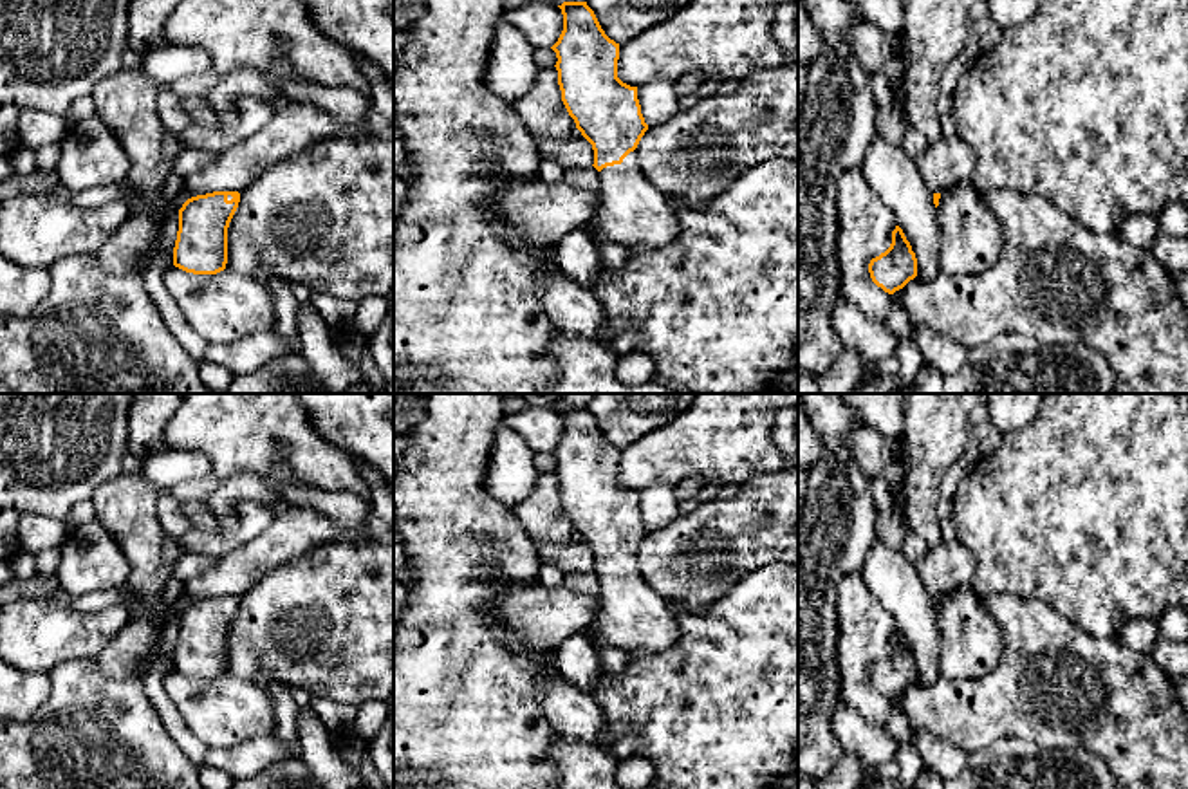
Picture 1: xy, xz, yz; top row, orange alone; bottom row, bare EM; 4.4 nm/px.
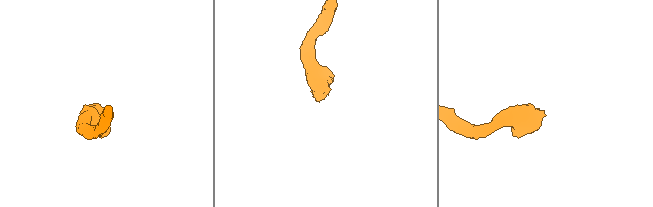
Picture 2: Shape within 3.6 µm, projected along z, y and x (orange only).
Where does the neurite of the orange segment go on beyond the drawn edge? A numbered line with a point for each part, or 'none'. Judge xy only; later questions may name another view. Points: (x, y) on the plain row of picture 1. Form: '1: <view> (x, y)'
1: xy (224, 712)

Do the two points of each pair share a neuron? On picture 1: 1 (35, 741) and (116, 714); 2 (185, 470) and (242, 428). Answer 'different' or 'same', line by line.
1: same
2: different

